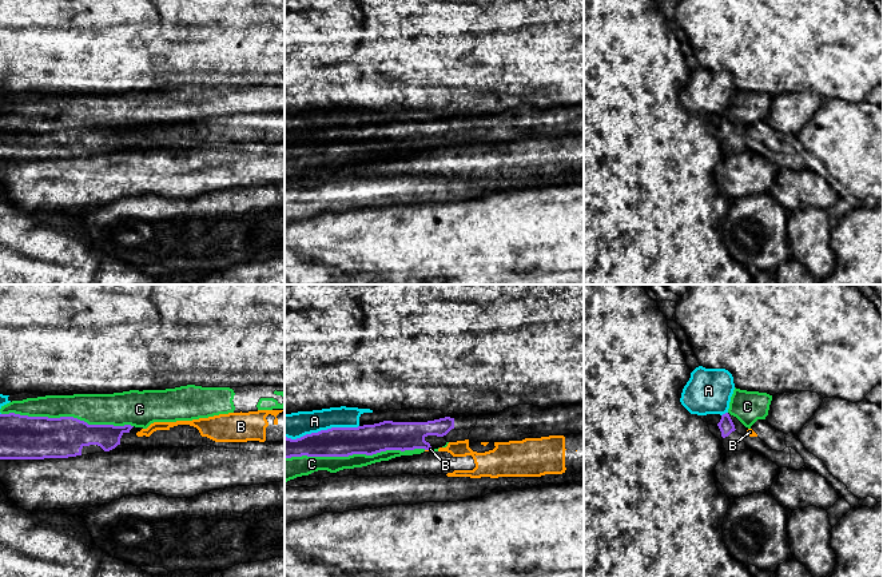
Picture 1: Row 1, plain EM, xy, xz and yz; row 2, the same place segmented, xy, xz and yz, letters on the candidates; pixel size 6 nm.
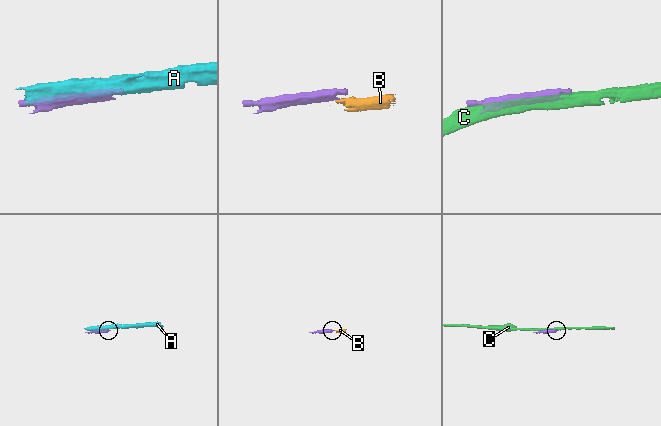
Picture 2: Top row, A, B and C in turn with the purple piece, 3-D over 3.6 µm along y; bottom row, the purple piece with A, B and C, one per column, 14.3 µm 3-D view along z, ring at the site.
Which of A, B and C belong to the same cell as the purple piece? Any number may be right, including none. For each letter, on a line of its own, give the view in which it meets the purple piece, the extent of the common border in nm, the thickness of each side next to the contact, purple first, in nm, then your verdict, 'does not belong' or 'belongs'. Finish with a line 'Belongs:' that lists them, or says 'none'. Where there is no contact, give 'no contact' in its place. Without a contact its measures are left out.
A: contact in xz; length 460 nm; calibres 180 and 160 nm; does not belong
B: contact in xz; length 40 nm; calibres 180 and 20 nm; does not belong
C: contact in xz; length 850 nm; calibres 180 and 100 nm; does not belong
Belongs: none

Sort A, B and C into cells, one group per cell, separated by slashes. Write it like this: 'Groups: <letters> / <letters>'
Groups: A / B / C

